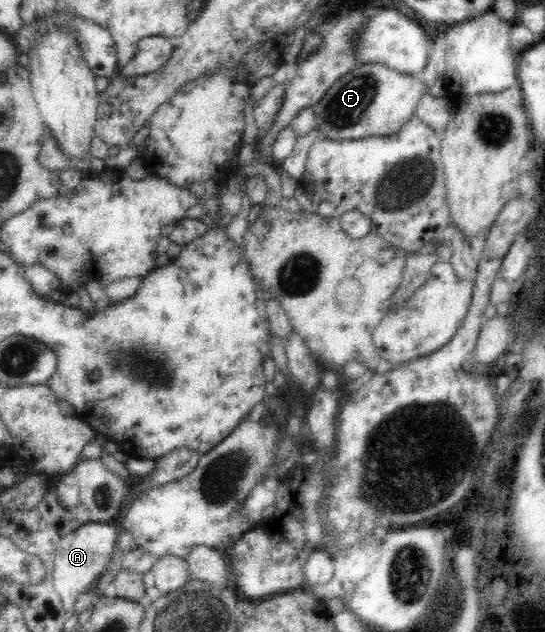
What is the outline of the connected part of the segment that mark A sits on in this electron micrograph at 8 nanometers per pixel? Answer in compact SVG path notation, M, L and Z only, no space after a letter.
M88 521L65 535L57 545L52 565L53 586L61 597L63 609L70 615L79 615L74 611L76 599L81 593L93 588L110 563L111 555L117 547L117 537L120 531L121 526L116 521L111 523Z

